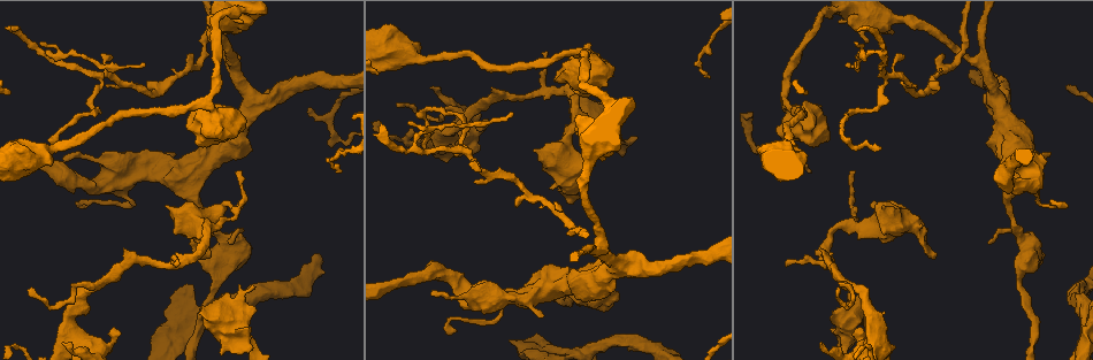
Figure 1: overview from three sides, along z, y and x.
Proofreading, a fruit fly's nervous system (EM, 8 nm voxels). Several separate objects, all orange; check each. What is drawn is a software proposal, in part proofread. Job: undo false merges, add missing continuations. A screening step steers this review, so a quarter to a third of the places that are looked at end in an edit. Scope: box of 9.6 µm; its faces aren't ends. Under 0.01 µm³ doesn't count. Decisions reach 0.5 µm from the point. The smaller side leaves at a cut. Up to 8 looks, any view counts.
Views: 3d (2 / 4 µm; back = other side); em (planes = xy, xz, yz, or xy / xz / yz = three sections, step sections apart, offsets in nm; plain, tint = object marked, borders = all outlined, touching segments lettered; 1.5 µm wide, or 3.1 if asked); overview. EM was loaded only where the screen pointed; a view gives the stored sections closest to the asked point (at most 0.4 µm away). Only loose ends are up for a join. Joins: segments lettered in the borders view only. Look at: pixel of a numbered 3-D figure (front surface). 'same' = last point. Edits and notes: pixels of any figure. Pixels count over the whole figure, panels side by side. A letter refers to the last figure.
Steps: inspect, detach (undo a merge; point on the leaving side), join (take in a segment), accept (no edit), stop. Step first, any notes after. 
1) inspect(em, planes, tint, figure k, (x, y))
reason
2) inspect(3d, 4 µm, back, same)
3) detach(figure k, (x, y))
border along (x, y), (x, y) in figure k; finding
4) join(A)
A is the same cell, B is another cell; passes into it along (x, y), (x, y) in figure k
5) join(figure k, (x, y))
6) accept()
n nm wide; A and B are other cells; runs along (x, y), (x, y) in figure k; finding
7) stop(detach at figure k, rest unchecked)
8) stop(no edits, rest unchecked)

inspect(3d, 2 µm, figure 1, (30, 288))
tapers out

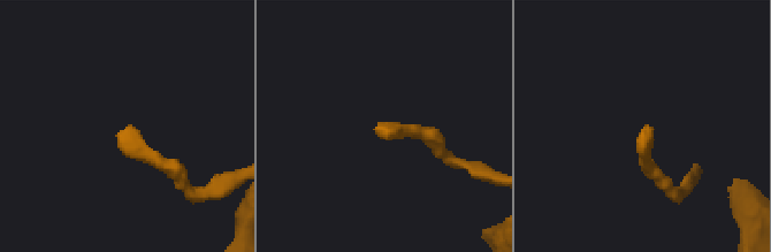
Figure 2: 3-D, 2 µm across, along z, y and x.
inspect(em, yz, step 4, borders, figure 2, (640, 133))

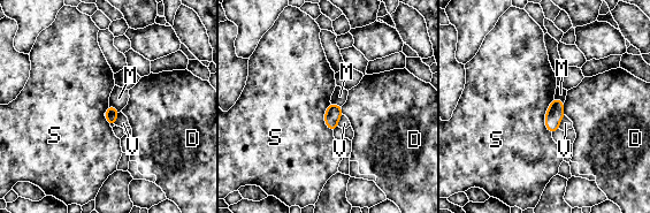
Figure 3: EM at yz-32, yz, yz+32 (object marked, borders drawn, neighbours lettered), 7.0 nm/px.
inspect(em, planes, borders, same)
cut it another way

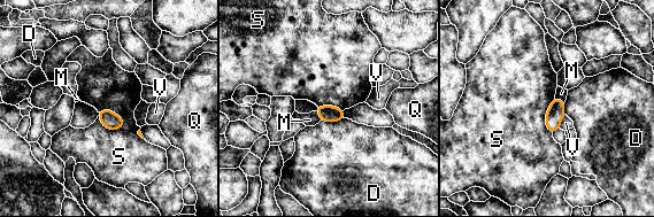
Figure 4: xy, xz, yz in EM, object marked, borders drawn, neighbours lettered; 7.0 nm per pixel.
accept()
D, M, Q, S and V are other cells; border along (98, 111), (113, 110), (125, 124) in figure 4; no lettered segment goes on from it

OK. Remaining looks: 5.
inspect(3d, 2 µm, back, figure 1, (424, 145))
long arm stops here

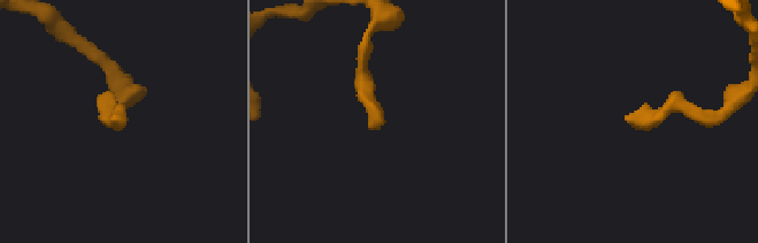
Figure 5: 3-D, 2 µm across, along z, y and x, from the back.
inspect(em, planes, borders, figure 5, (112, 116))

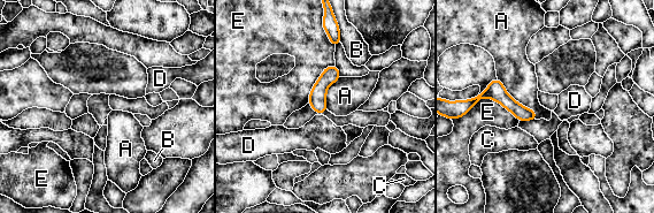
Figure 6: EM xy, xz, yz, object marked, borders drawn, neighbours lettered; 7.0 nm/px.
accept()
100 nm wide; A, B, C, D and E are other cells; runs along (485, 94), (499, 94), (532, 116) in figure 6; none of them fits

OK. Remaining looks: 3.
inspect(3d, 2 µm, back, figure 1, (231, 242))

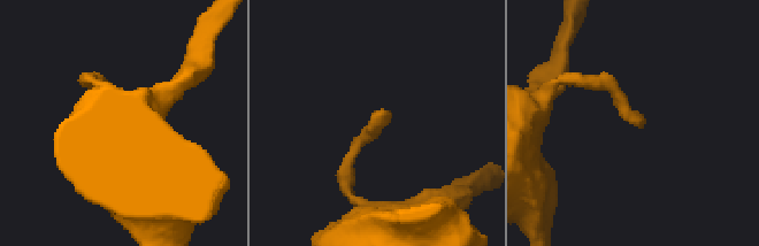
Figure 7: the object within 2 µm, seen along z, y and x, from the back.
inspect(em, xy, step 4, borders, figure 7, (389, 112))
need the tissue

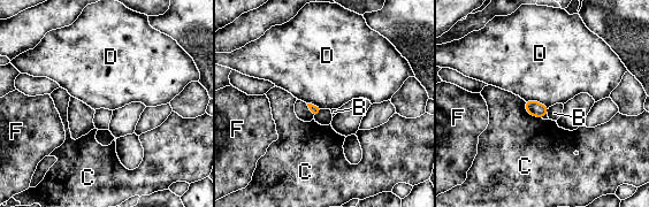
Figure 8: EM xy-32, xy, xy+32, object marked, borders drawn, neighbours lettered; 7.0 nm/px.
accept()
B, C, D and F are other cells; none of them fits

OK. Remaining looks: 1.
stop(no edits, rest unchecked)

